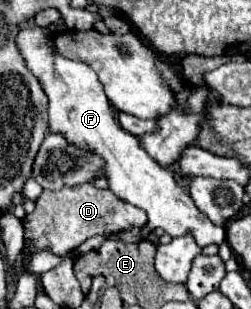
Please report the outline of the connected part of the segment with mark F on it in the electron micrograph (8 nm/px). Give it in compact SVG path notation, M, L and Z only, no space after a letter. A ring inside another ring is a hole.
M25 28L17 36L17 46L21 56L27 62L27 68L41 80L43 90L49 98L49 128L51 132L61 132L69 142L81 146L83 150L91 150L105 158L105 176L111 192L145 210L149 216L149 228L163 228L171 238L191 234L197 246L205 248L209 244L221 246L225 242L225 226L213 224L201 210L197 210L193 198L181 188L173 172L161 168L149 154L139 146L137 138L125 132L113 114L109 100L105 98L103 86L97 80L97 74L83 62L65 60L49 46L51 32L47 28Z

